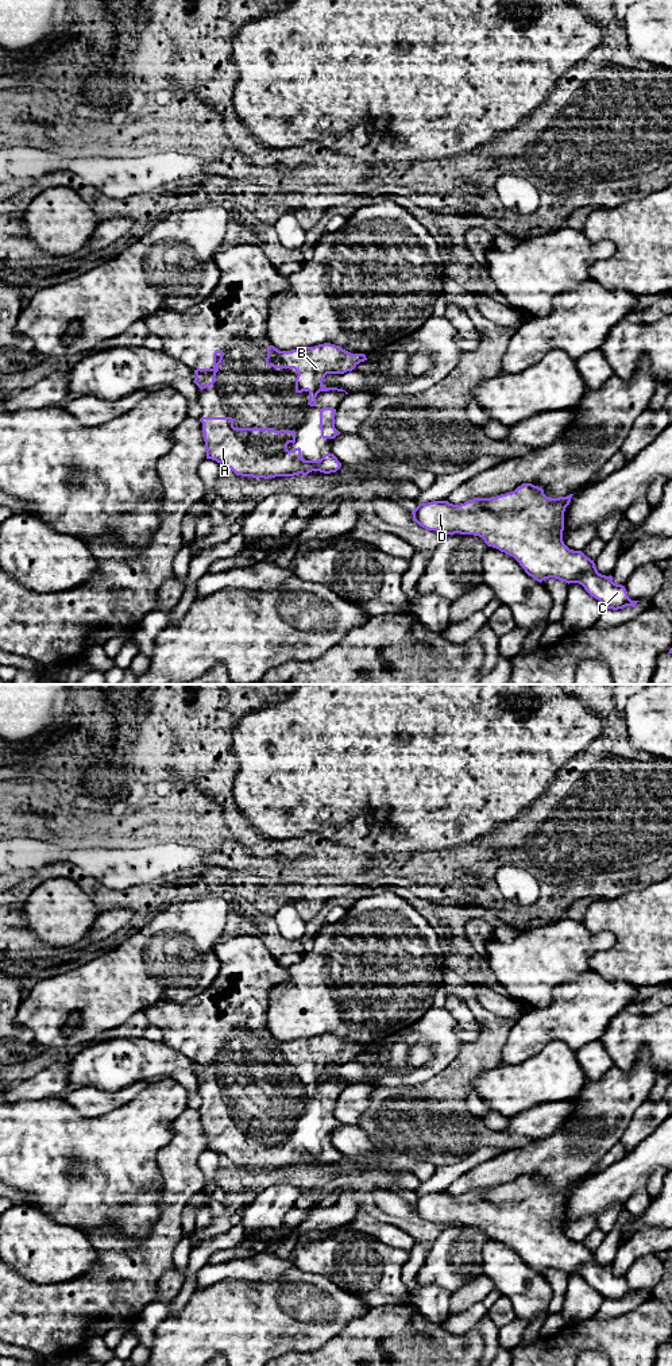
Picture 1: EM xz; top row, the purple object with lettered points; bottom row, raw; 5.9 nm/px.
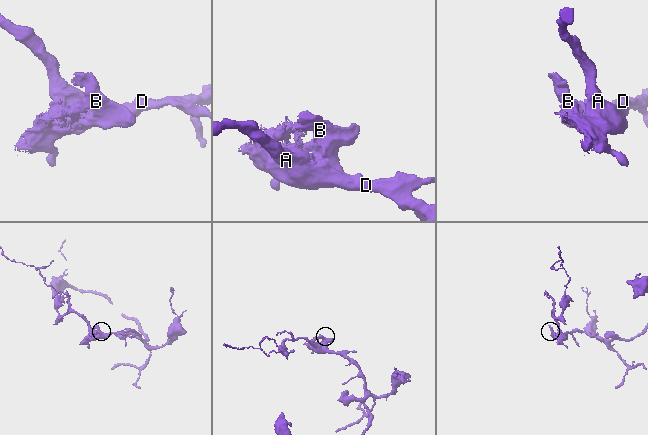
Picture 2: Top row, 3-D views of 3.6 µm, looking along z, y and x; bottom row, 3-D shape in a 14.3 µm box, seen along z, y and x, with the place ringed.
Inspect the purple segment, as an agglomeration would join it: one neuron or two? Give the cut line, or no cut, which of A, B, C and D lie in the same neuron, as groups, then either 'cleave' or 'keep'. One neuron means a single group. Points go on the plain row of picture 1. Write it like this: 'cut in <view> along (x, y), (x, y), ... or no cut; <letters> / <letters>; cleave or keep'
no cut; A B C D; keep

